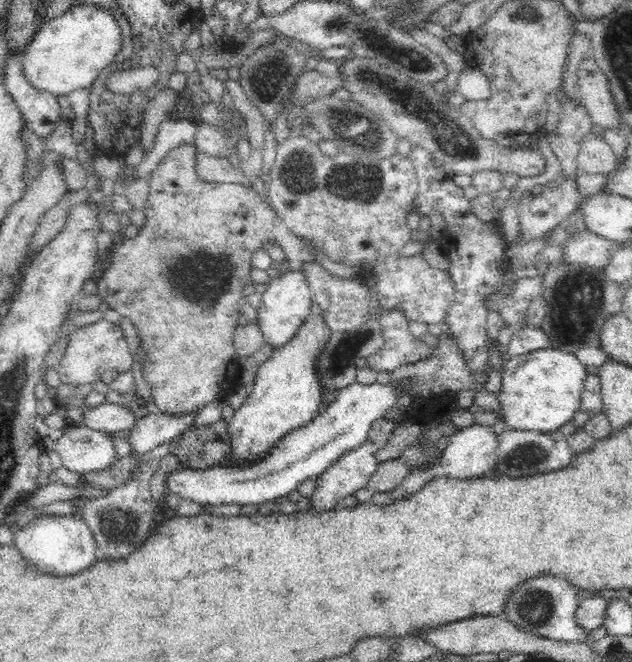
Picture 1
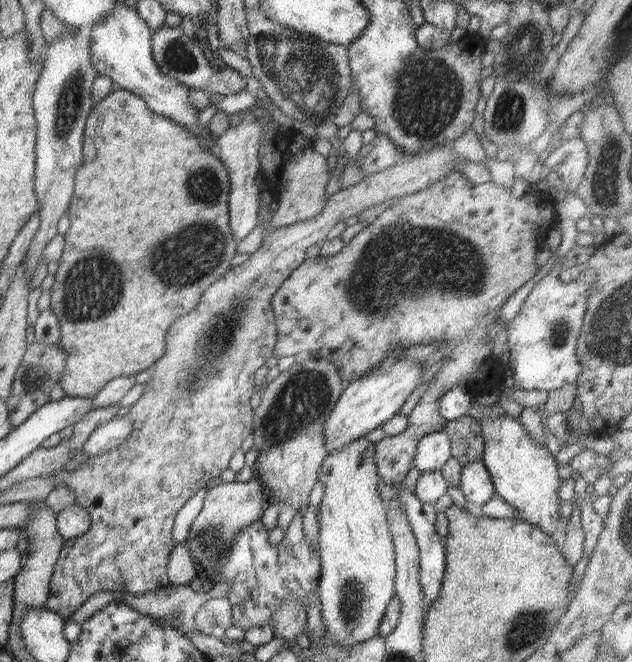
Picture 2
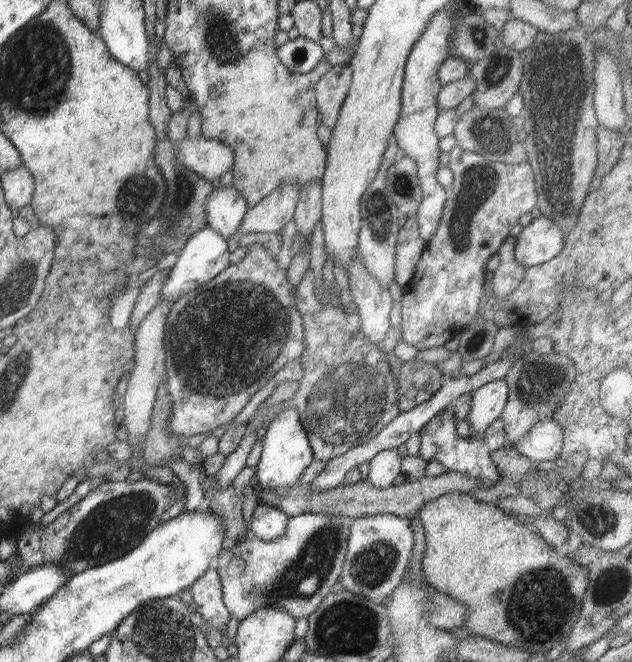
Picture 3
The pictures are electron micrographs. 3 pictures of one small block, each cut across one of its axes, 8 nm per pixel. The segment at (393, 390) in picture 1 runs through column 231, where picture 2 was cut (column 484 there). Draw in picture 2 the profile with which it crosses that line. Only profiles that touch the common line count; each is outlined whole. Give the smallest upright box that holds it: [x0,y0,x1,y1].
[460,458,495,504]

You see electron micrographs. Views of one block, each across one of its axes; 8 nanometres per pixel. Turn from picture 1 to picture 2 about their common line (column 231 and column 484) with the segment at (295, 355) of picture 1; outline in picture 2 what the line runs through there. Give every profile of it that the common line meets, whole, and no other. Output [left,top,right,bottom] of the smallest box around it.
[480,414,562,535]

